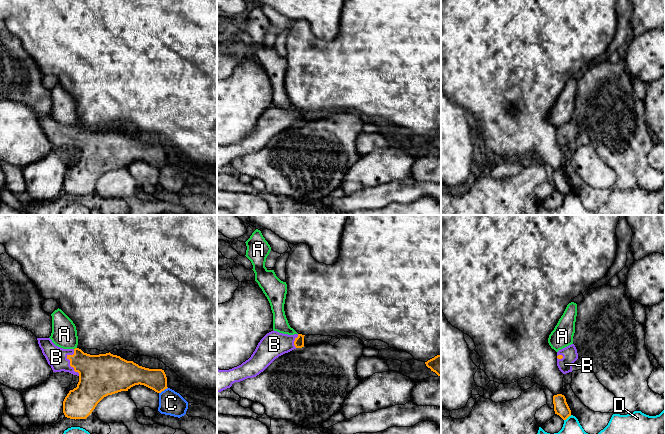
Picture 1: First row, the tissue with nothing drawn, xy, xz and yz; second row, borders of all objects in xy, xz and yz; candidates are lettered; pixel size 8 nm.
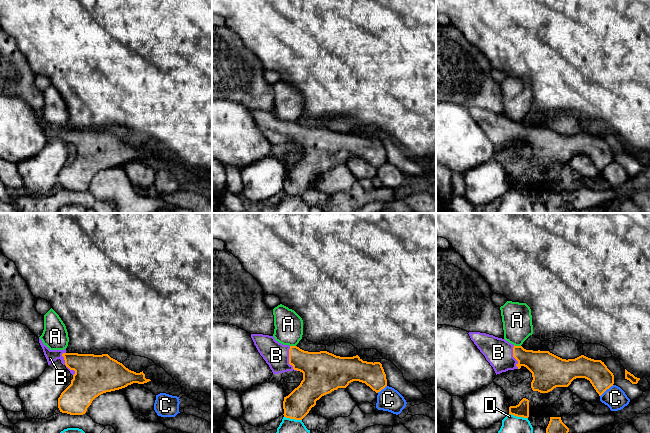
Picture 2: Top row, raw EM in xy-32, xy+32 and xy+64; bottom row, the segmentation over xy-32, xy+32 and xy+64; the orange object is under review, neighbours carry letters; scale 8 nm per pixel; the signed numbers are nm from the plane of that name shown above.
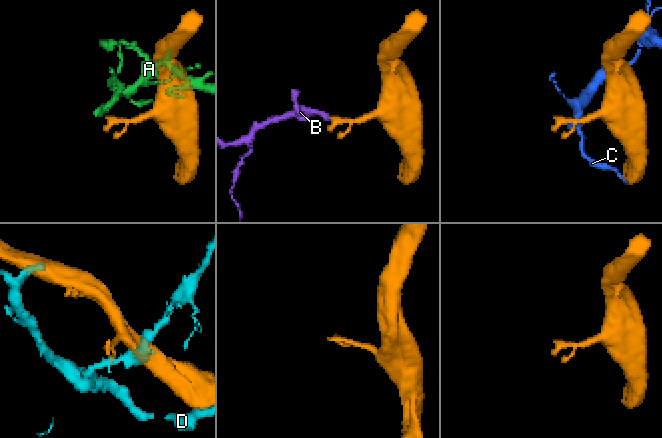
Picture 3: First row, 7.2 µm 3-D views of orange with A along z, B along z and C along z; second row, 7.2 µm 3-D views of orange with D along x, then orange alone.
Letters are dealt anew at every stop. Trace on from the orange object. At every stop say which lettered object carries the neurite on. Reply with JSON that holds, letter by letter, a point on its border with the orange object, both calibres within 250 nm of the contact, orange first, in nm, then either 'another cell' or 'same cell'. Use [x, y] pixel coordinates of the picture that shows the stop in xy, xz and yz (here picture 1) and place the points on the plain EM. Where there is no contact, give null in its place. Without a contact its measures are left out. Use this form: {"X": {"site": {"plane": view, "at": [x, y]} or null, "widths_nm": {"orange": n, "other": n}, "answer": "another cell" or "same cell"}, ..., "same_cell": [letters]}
{"A": {"site": {"plane": "xy", "at": [75, 124]}, "widths_nm": {"orange": 280, "other": 200}, "answer": "another cell"}, "B": {"site": {"plane": "xy", "at": [70, 137]}, "widths_nm": {"orange": 320, "other": 160}, "answer": "same cell"}, "C": {"site": {"plane": "xy", "at": [163, 166]}, "widths_nm": {"orange": 170, "other": 190}, "answer": "another cell"}, "D": {"site": {"plane": "yz", "at": [567, 193]}, "widths_nm": {"orange": 120, "other": 240}, "answer": "another cell"}, "same_cell": ["B"]}

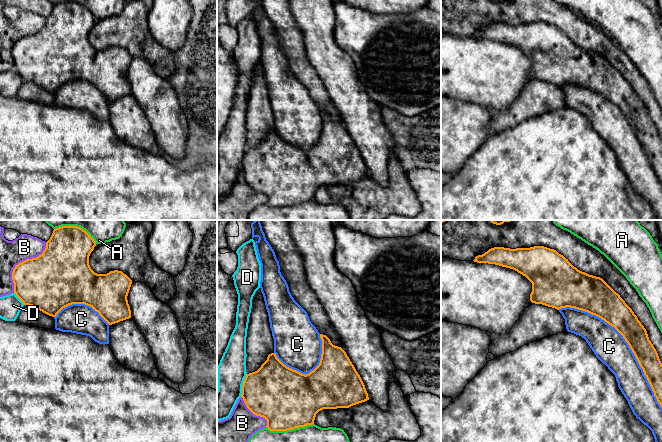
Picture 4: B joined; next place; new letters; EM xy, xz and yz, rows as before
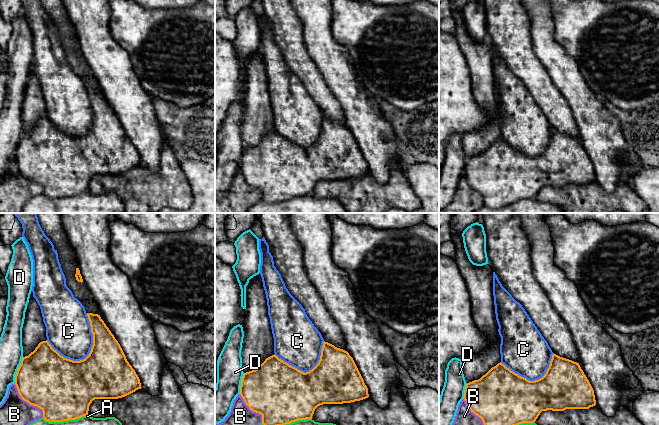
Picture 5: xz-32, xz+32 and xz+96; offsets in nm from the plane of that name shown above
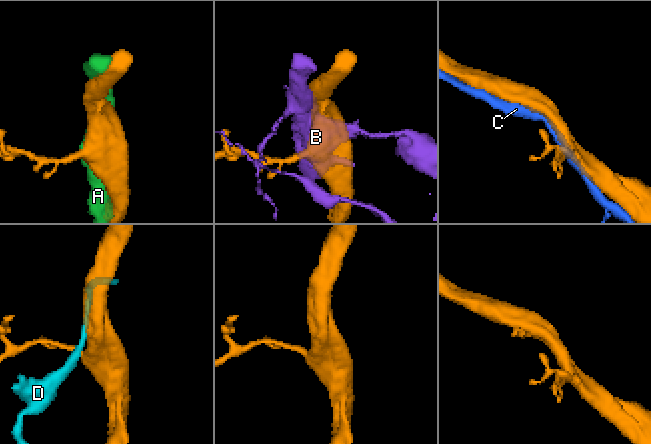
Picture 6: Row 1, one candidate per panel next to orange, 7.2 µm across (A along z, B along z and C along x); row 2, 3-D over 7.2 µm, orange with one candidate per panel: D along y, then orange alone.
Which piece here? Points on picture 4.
{"A": {"site": {"plane": "xz", "at": [289, 205]}, "widths_nm": {"orange": 480, "other": 300}, "answer": "another cell"}, "B": {"site": {"plane": "xy", "at": [21, 38]}, "widths_nm": {"orange": 440, "other": 200}, "answer": "another cell"}, "C": {"site": {"plane": "yz", "at": [625, 116]}, "widths_nm": {"orange": 220, "other": 260}, "answer": "another cell"}, "D": {"site": {"plane": "xz", "at": [242, 161]}, "widths_nm": {"orange": 440, "other": 240}, "answer": "another cell"}, "same_cell": []}

